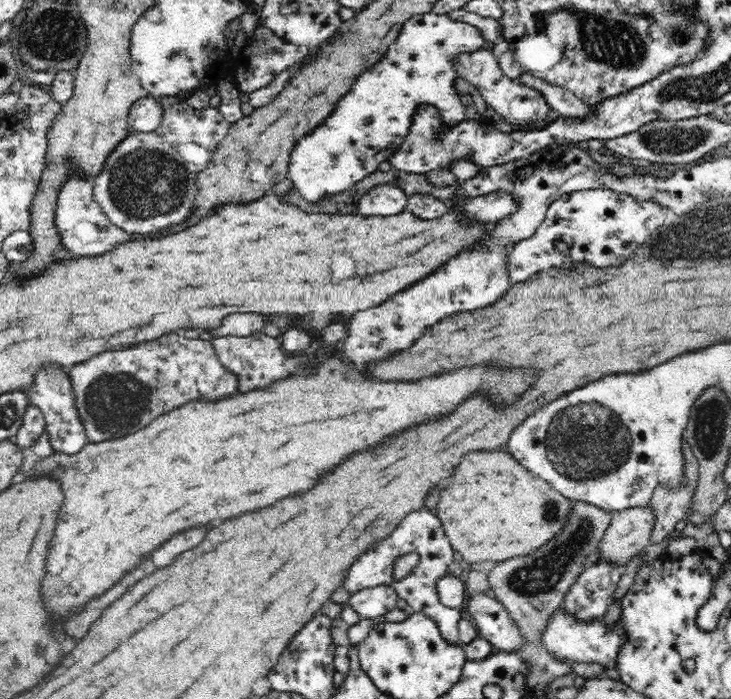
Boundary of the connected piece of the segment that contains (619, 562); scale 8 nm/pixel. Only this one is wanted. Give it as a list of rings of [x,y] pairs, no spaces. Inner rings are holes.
[[[649,506],[630,508],[620,512],[612,512],[612,520],[605,530],[601,543],[598,543],[597,556],[593,561],[604,561],[618,567],[625,567],[633,556],[640,554],[645,546],[651,544],[650,535],[655,523],[655,517]]]

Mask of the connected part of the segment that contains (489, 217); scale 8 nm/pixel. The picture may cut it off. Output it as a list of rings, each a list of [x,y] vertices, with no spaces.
[[[496,191],[485,195],[474,197],[473,199],[462,202],[462,211],[470,219],[478,221],[495,221],[516,212],[518,210],[518,201],[512,193],[506,191]]]

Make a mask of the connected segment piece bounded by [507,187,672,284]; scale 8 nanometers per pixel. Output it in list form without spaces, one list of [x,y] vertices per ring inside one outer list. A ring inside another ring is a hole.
[[[612,189],[572,191],[563,194],[547,208],[545,219],[527,239],[514,243],[507,252],[507,275],[512,284],[526,282],[534,274],[550,267],[572,266],[576,261],[602,266],[602,262],[622,262],[658,227],[664,226],[672,214],[653,198],[638,201],[634,194]]]

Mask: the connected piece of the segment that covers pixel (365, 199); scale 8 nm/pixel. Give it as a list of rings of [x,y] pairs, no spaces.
[[[390,183],[376,185],[366,191],[358,201],[360,214],[398,214],[407,204],[407,194]]]

